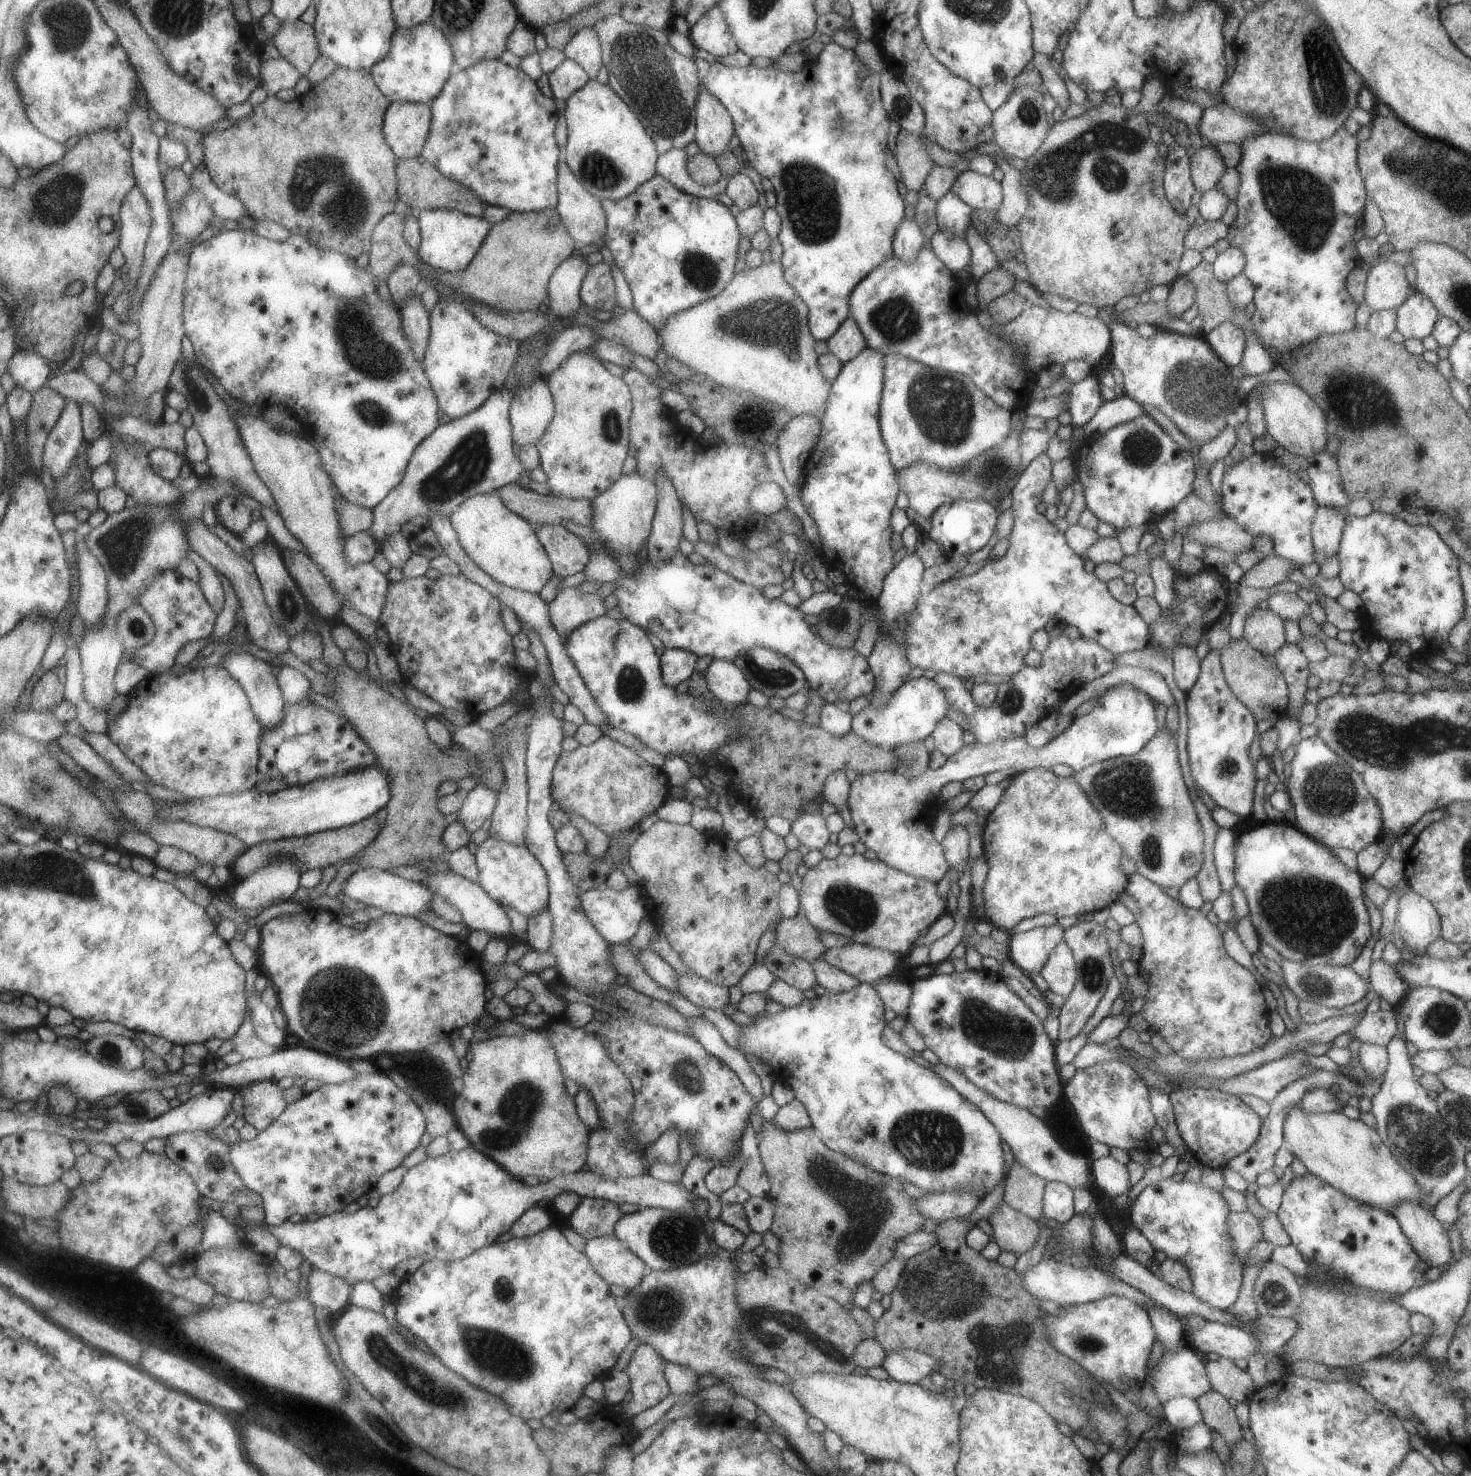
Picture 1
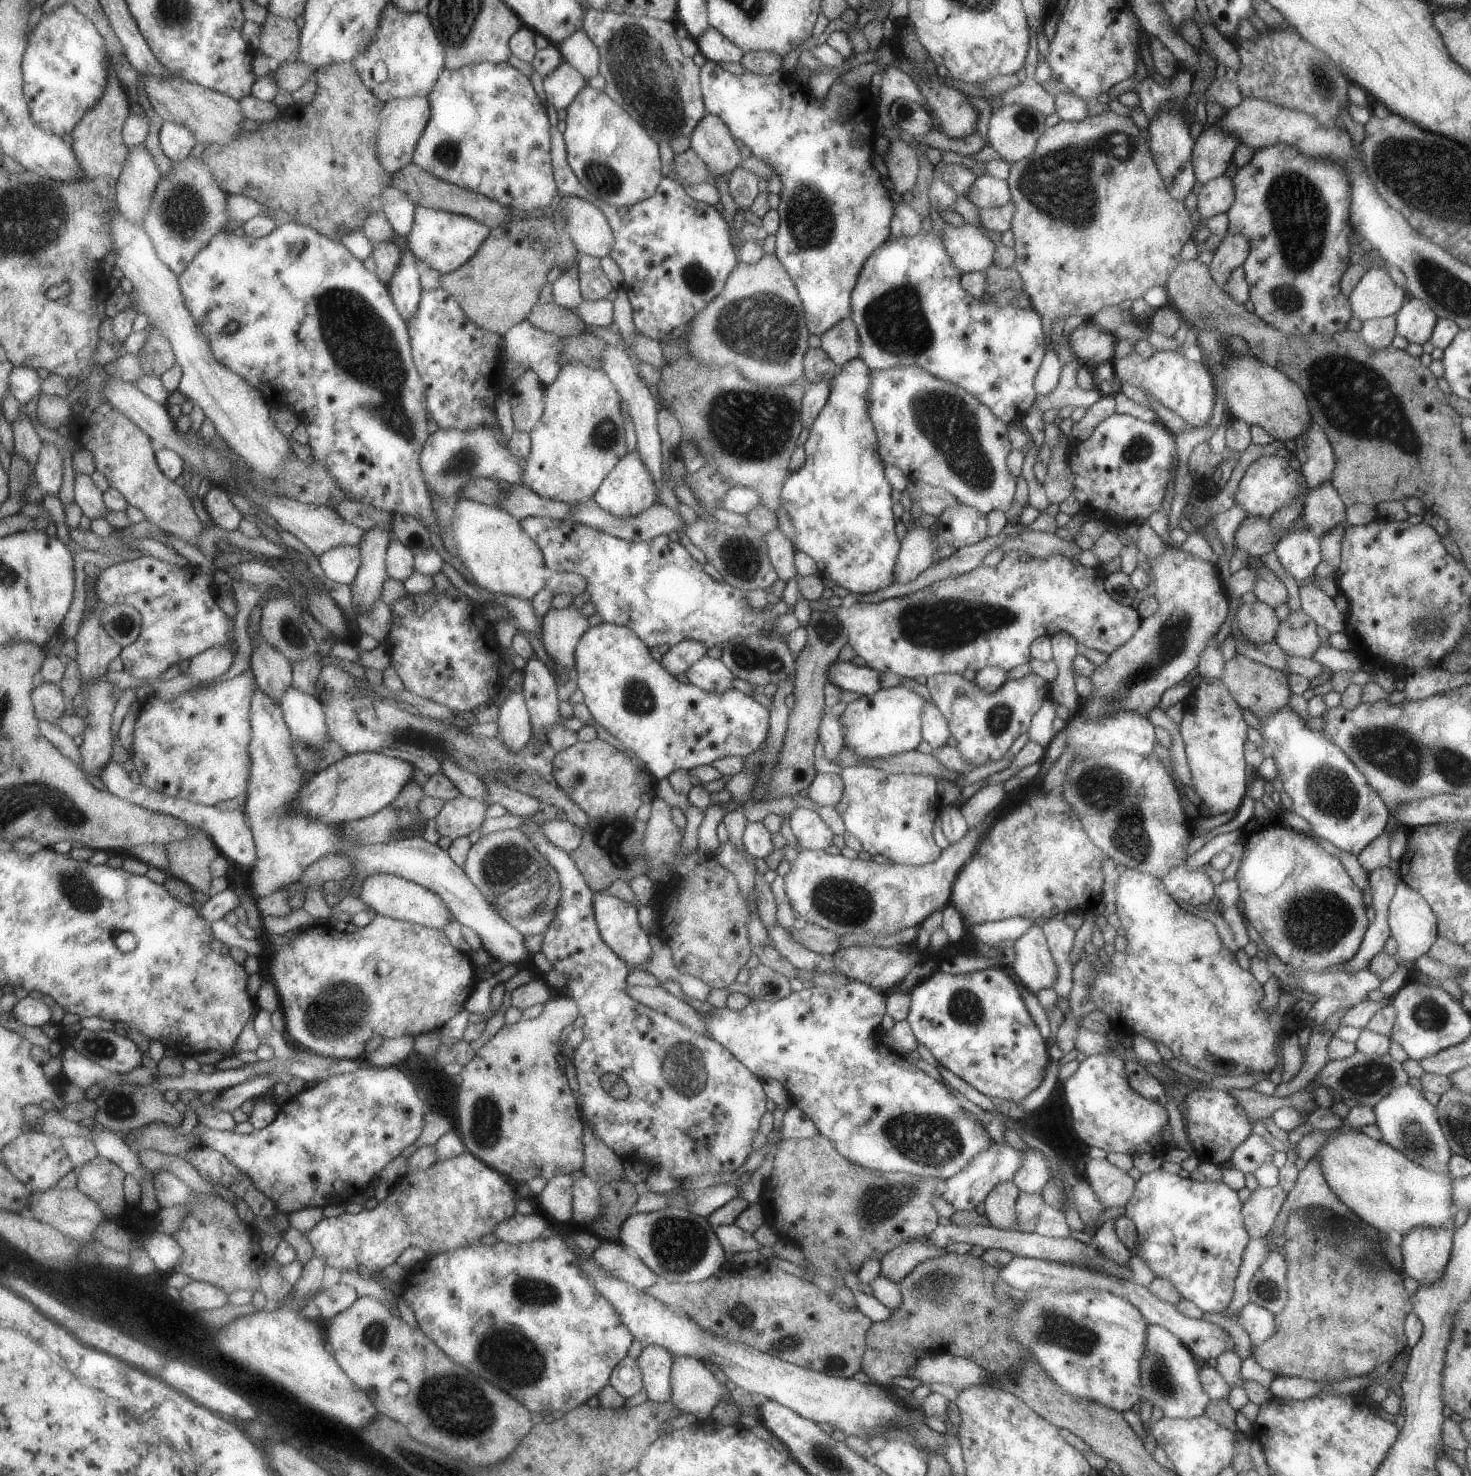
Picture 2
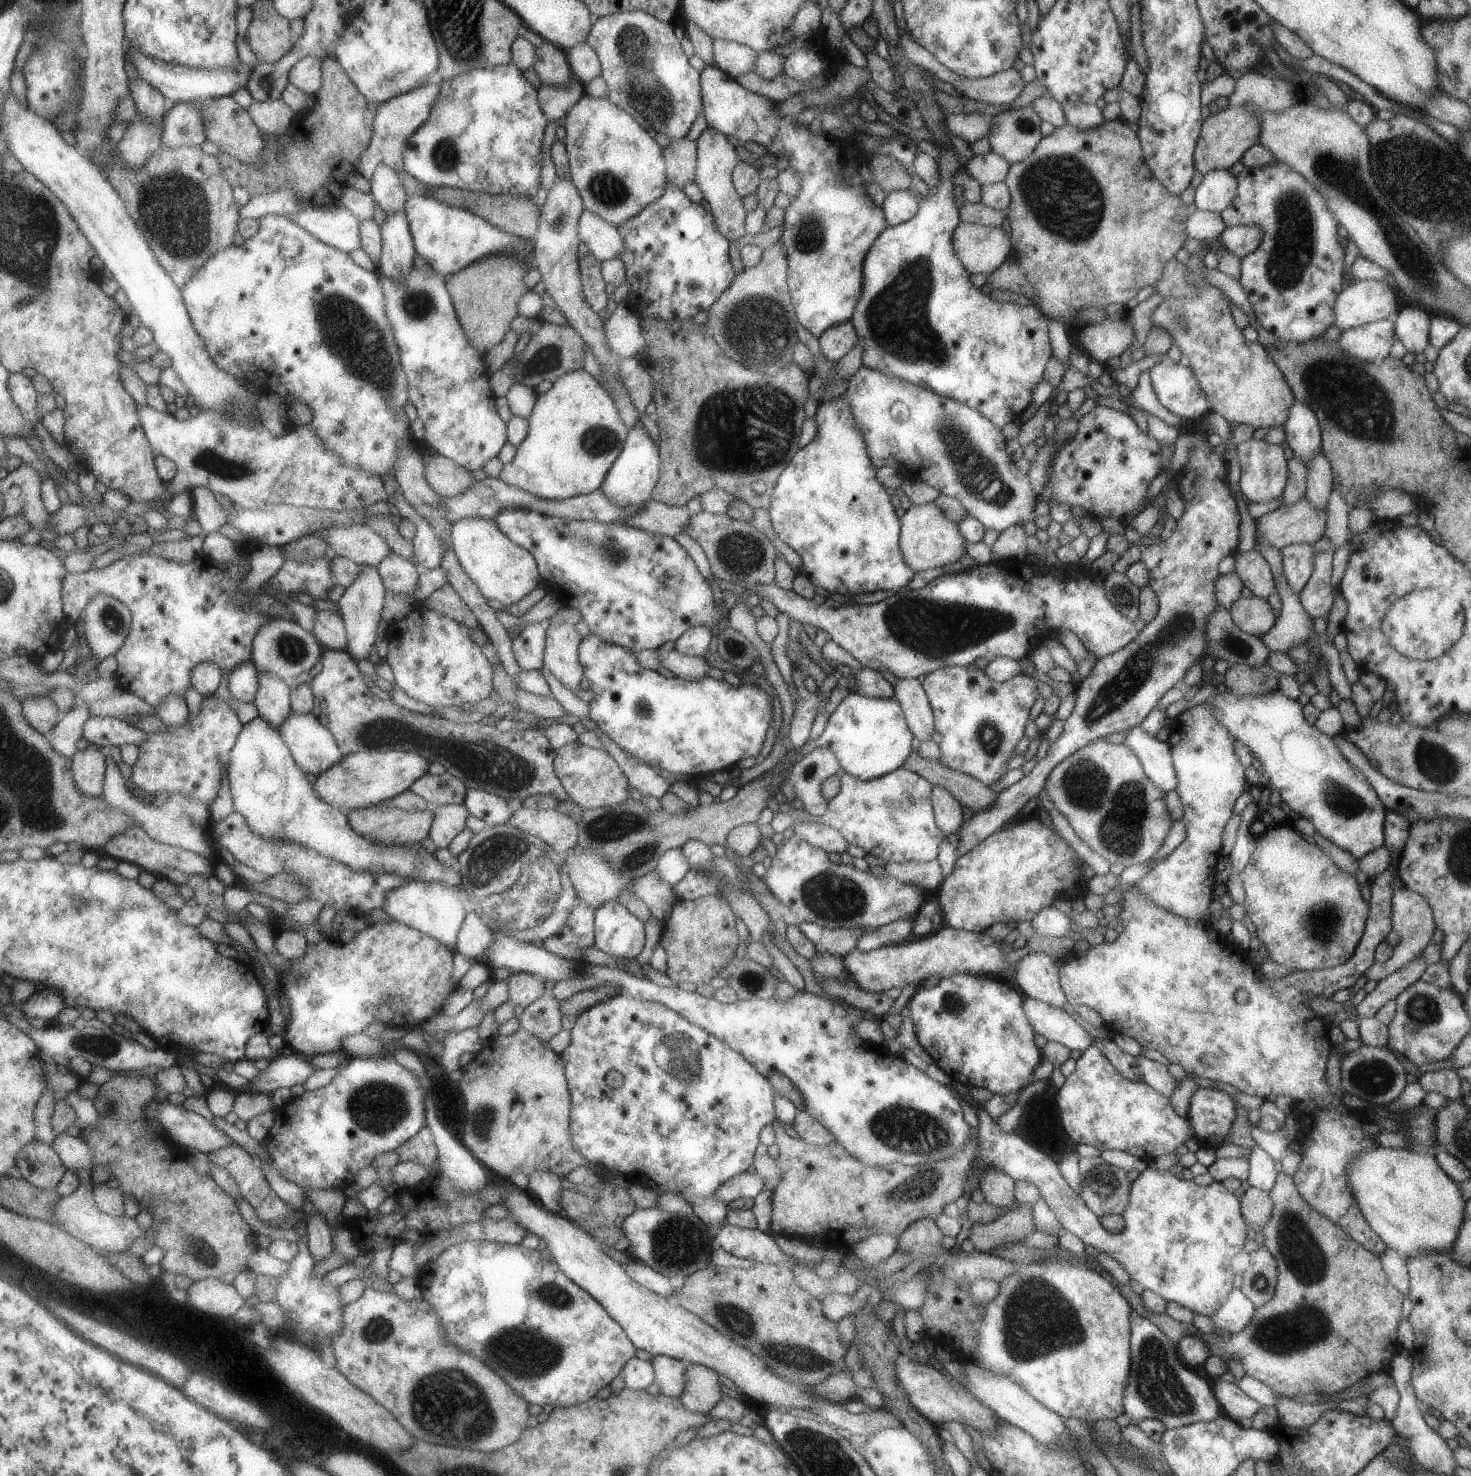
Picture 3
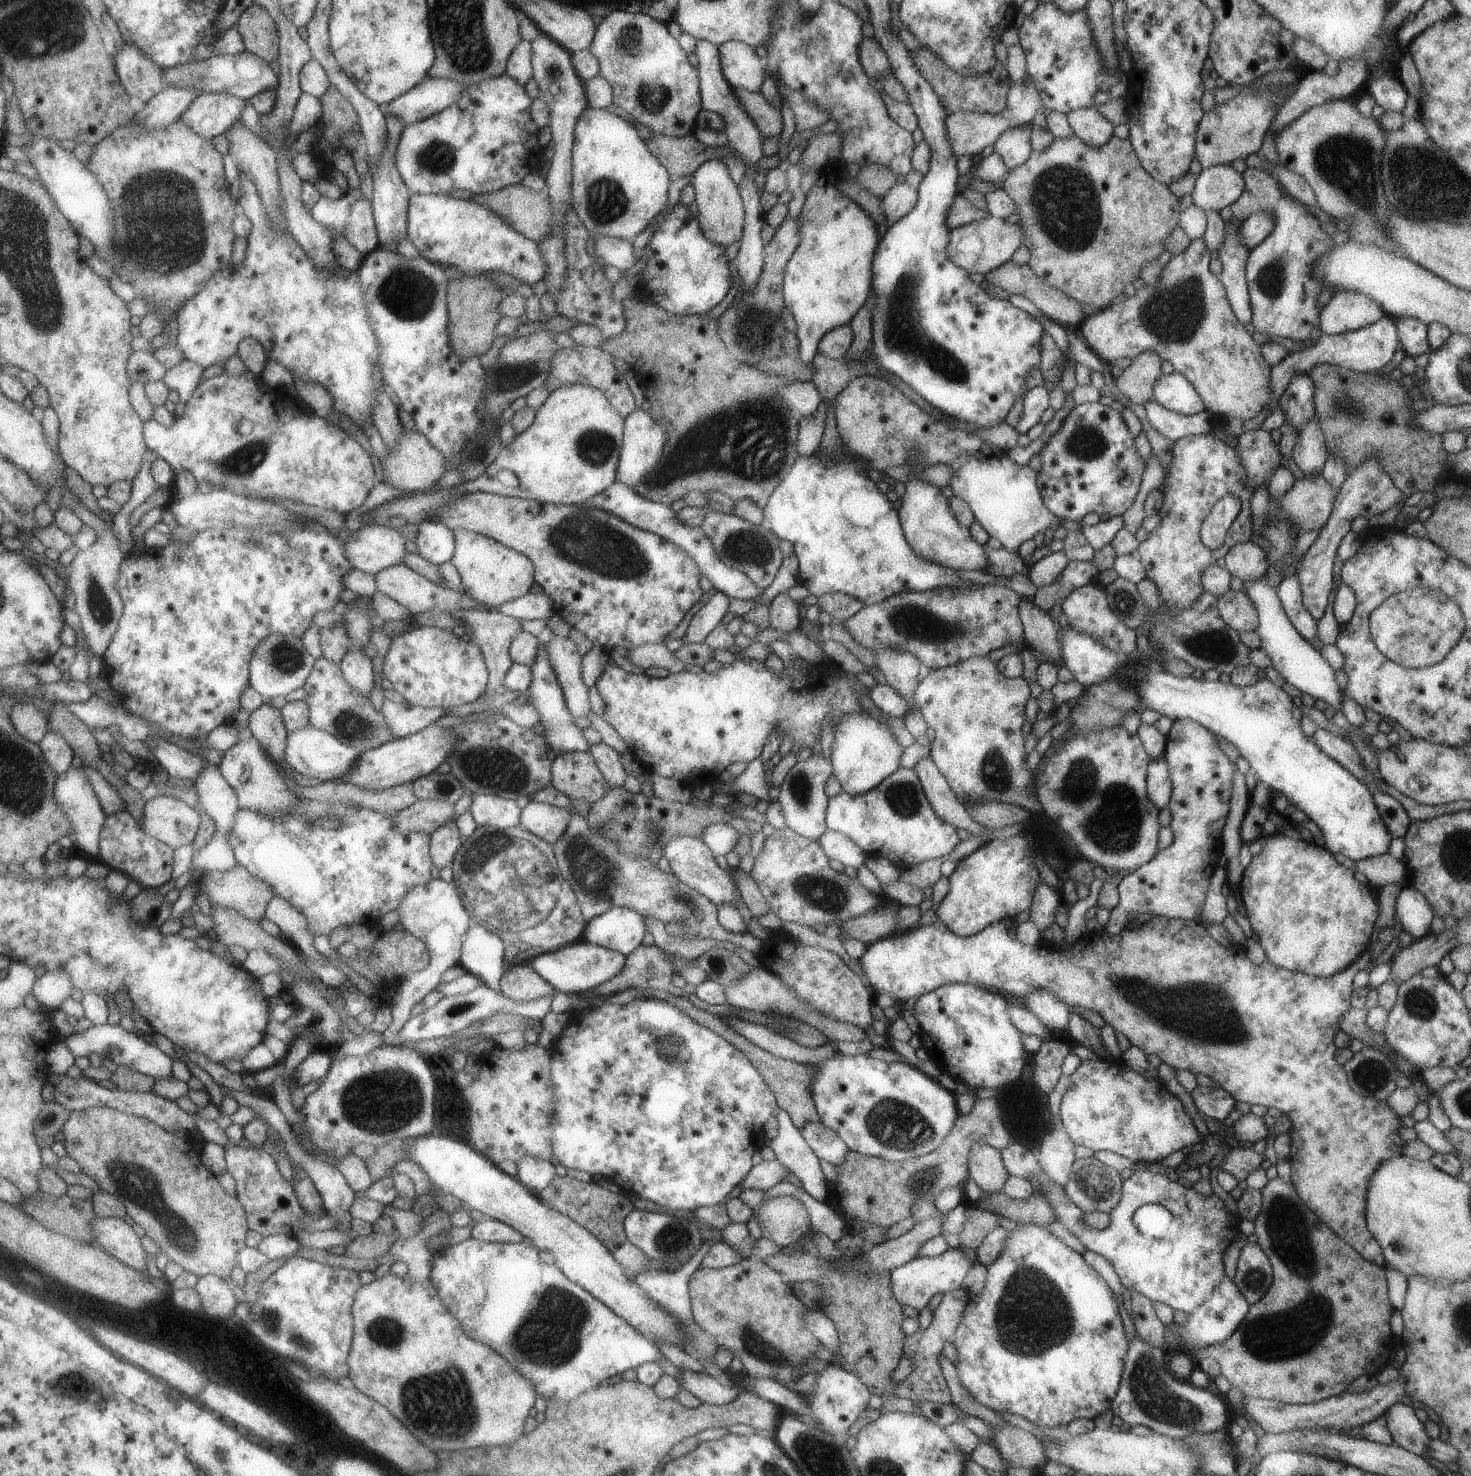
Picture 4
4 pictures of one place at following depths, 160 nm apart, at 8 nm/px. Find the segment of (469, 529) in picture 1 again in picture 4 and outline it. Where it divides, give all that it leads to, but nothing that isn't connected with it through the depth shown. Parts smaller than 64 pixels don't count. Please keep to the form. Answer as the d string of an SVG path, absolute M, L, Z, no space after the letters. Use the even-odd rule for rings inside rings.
M456 529L453 533L455 551L450 561L461 574L464 588L472 598L497 608L531 592L535 584L535 566L525 554L476 531Z

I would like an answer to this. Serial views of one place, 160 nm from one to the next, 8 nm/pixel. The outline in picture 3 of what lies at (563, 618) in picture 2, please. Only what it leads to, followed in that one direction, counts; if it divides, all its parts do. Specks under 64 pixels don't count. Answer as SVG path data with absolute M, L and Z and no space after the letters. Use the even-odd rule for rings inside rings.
M552 623L545 631L543 666L577 695L584 677L579 661L580 633L568 623Z

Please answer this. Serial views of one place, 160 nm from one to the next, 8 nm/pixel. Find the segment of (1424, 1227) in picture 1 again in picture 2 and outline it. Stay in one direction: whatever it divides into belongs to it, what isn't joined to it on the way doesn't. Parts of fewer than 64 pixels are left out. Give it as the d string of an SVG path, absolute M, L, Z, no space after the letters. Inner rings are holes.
M1414 1228L1400 1239L1403 1275L1416 1280L1420 1287L1440 1282L1449 1264L1453 1248L1453 1228Z

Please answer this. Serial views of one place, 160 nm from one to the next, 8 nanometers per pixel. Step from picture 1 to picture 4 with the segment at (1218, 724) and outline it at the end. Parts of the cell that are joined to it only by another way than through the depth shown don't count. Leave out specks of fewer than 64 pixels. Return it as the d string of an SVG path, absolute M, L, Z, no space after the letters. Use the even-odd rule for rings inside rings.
M1191 718L1174 721L1167 734L1164 754L1172 783L1168 808L1172 816L1169 826L1174 833L1174 840L1167 849L1158 852L1154 858L1120 881L1117 886L1119 890L1118 906L1111 910L1111 917L1104 926L1104 930L1109 935L1120 934L1132 912L1146 912L1171 919L1200 920L1212 875L1218 866L1220 856L1223 854L1223 830L1229 813L1233 776L1238 770L1236 763L1230 760L1220 748L1217 738L1211 730Z

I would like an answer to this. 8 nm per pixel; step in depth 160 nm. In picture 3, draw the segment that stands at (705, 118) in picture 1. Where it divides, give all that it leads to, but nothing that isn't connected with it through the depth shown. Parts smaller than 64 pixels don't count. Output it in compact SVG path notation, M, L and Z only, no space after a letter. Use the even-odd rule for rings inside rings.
M708 127L697 140L697 170L695 183L704 194L704 204L713 215L718 231L729 241L743 238L745 230L745 210L743 199L736 192L733 184L734 168L742 161L742 153L730 144L730 140L716 128Z

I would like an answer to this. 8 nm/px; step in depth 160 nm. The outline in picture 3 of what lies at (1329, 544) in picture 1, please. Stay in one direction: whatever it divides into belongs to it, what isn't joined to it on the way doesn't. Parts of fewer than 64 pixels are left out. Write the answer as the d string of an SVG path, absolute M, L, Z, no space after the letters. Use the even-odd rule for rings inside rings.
M1319 453L1307 466L1307 492L1305 496L1313 508L1327 509L1333 492L1334 476L1329 461Z

